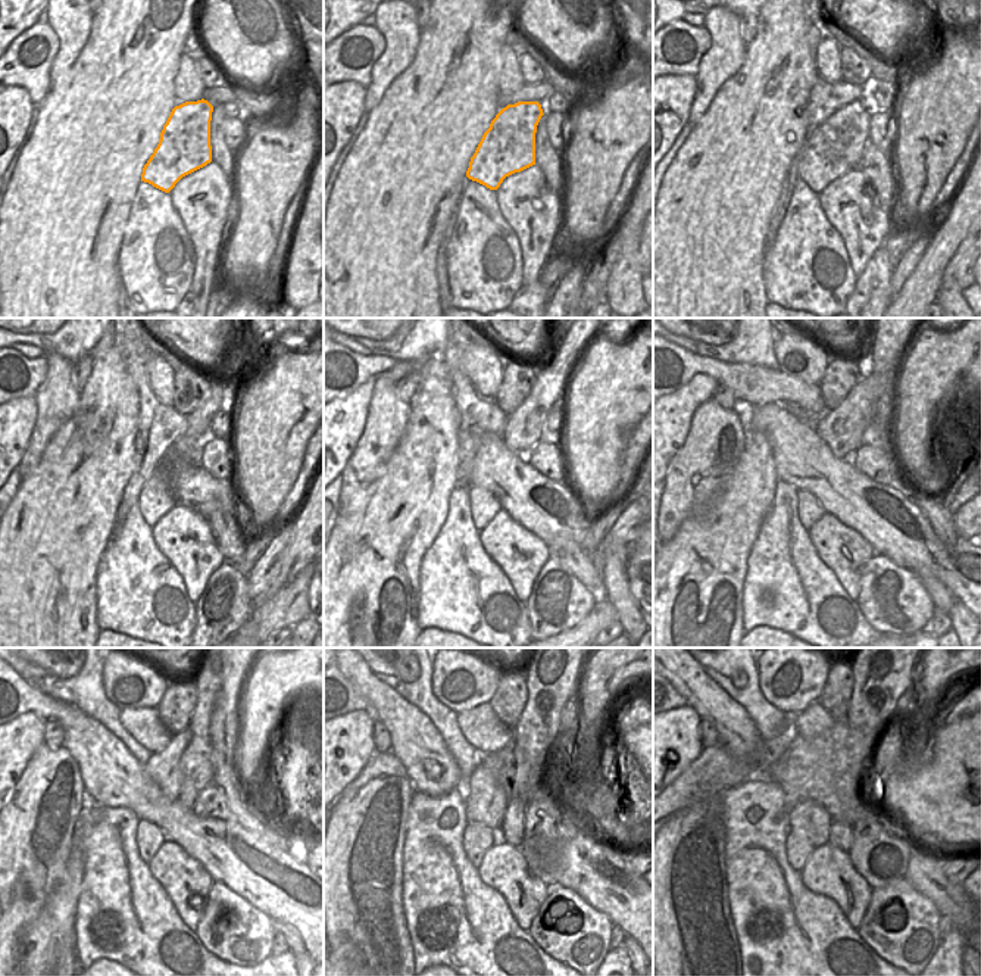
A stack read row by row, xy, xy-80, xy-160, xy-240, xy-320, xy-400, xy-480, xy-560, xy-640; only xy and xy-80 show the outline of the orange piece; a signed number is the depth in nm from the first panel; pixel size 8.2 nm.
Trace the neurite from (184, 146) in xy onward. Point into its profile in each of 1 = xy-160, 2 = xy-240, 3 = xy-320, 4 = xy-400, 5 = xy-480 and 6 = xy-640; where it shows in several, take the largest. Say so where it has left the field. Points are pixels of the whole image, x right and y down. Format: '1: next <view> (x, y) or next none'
1: next xy-160 (836, 146)
2: next xy-240 (156, 498)
3: next xy-320 (484, 505)
4: next xy-400 (809, 508)
5: next xy-480 (150, 838)
6: next xy-640 (799, 848)

